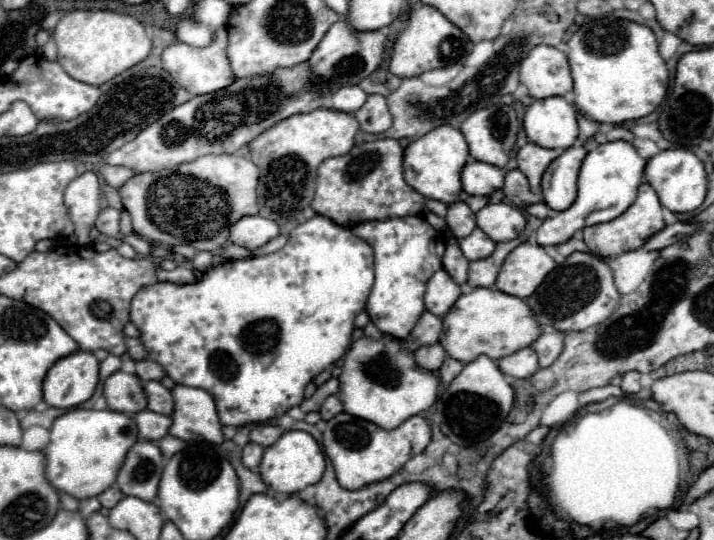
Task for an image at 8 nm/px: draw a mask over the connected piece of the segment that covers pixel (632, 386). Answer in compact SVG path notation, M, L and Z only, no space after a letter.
M630 371L630 373L626 373L624 377L622 377L622 391L626 393L626 395L634 395L634 393L638 393L642 387L640 387L640 373L636 373L636 371Z

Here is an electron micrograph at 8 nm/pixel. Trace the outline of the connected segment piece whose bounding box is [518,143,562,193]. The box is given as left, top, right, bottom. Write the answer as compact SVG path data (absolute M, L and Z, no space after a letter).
M526 143L520 151L518 151L518 169L528 177L530 181L530 189L534 193L540 193L540 179L546 171L546 167L550 165L550 161L554 161L562 151L560 149L544 149L540 145L534 143Z

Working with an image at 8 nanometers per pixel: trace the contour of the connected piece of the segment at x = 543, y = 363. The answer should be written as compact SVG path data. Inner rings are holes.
M558 331L542 333L538 341L532 343L532 349L538 353L540 367L548 367L558 359L558 355L564 349L564 333L558 333Z

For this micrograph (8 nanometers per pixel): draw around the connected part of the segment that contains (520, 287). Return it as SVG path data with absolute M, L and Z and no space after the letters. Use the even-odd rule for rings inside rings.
M522 243L506 257L496 279L496 289L514 297L530 297L554 267L556 263L544 247Z

